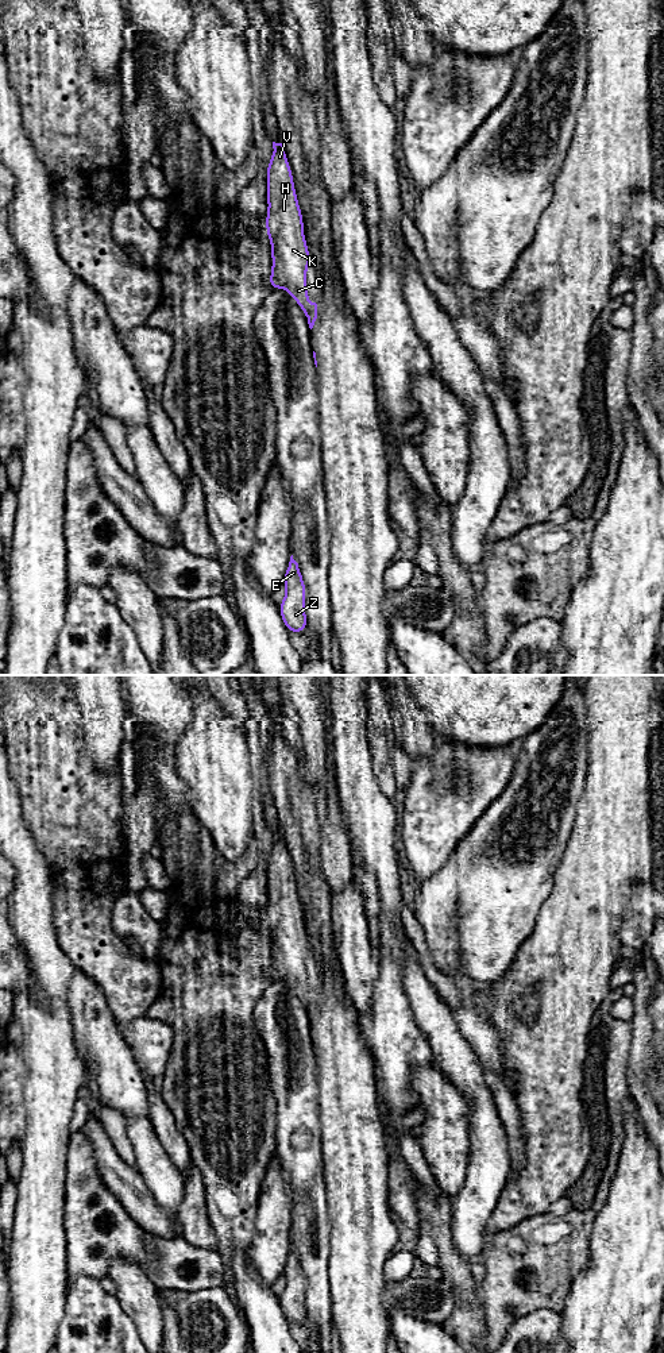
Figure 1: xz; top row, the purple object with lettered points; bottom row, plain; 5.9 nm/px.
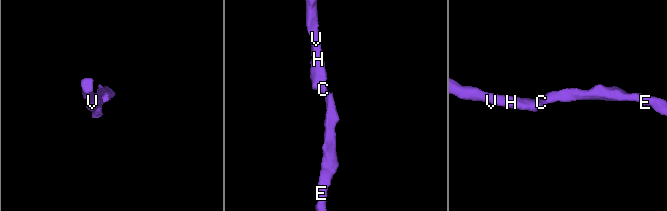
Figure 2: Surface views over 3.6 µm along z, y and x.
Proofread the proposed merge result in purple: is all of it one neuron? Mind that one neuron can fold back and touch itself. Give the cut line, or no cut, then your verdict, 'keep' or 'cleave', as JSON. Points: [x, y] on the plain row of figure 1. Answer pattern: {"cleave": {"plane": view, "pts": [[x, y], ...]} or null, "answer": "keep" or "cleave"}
{"cleave": null, "answer": "keep"}

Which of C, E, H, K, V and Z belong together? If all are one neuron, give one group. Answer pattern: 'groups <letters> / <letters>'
groups C E H K V Z

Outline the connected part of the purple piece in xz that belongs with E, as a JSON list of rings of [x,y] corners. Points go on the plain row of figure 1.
[[[290,1248],[282,1276],[286,1280],[285,1290],[278,1296],[287,1323],[305,1325],[308,1310],[305,1306],[306,1280],[298,1254]]]

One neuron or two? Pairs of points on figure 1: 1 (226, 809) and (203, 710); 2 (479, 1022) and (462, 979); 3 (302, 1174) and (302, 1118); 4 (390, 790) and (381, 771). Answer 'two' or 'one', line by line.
1: one
2: one
3: one
4: one

